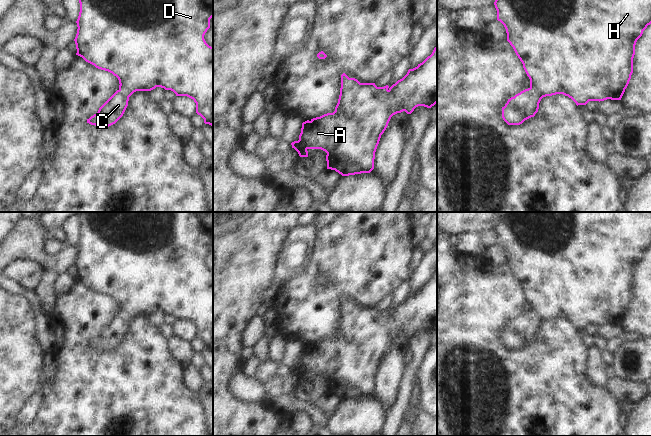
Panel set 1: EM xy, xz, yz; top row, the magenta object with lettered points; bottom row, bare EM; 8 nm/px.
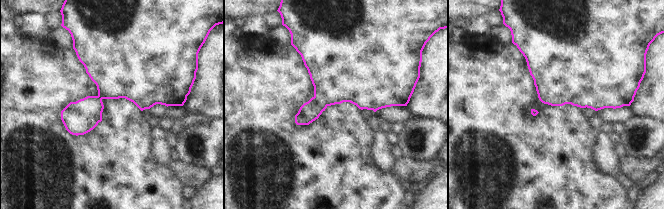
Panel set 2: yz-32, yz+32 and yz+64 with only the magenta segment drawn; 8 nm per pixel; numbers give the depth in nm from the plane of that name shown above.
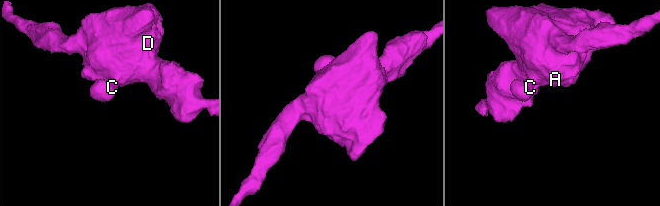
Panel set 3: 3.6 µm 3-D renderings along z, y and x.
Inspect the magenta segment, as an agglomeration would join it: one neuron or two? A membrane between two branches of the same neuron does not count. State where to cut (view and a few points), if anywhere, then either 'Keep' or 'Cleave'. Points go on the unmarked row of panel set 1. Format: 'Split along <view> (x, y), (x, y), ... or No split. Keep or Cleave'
No split. Keep.

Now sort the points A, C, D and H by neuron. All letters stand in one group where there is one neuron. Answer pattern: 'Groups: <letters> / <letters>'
Groups: A C D H.

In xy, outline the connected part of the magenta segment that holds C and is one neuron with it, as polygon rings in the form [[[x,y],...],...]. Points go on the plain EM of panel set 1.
[[[78,212],[80,236],[77,247],[77,258],[74,263],[76,279],[96,292],[108,295],[119,304],[119,313],[99,332],[98,336],[87,343],[87,347],[100,351],[115,348],[124,338],[129,321],[136,315],[151,315],[156,311],[173,315],[176,320],[187,320],[196,327],[196,337],[204,343],[205,348],[213,350],[213,271],[209,270],[204,259],[210,252],[213,241],[213,212]]]

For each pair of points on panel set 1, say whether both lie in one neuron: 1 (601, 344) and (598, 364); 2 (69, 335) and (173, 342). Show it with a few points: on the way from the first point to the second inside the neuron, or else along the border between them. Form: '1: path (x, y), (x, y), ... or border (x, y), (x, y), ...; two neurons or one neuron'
1: border (594, 345), (601, 351); two neurons
2: border (167, 340), (168, 352), (179, 363); two neurons

